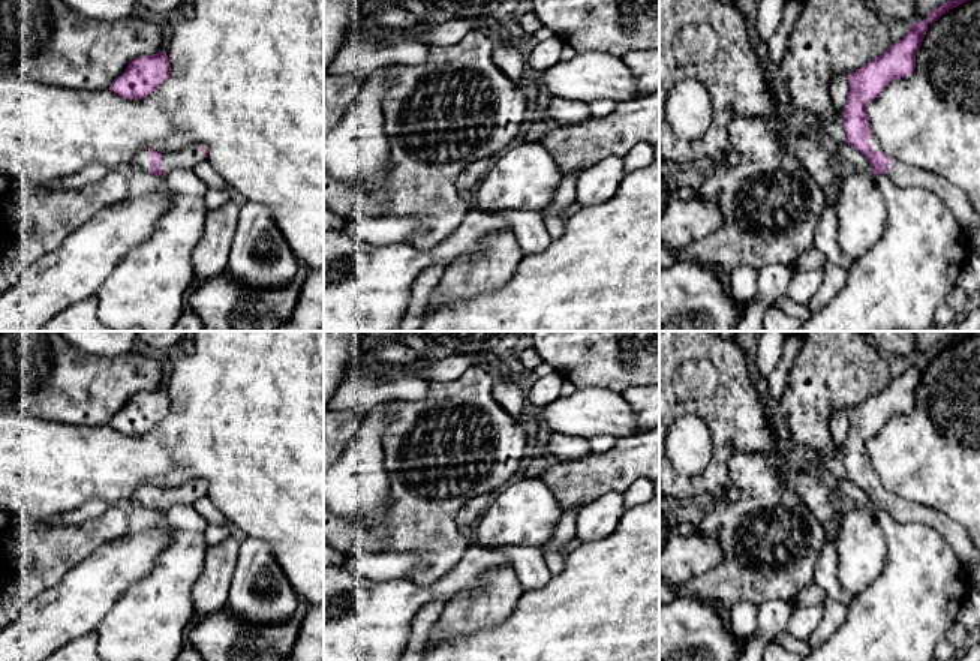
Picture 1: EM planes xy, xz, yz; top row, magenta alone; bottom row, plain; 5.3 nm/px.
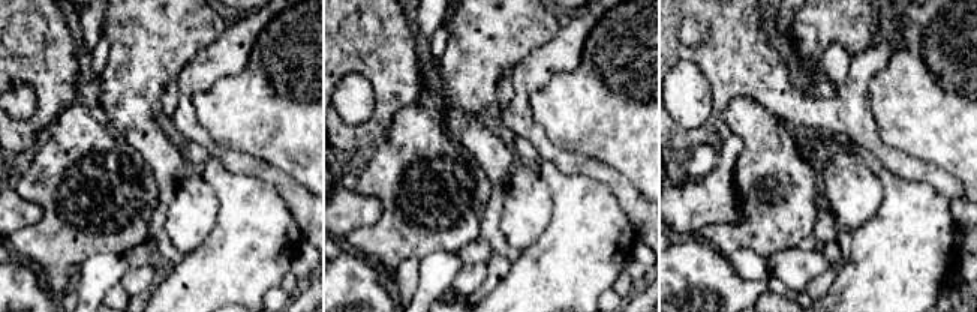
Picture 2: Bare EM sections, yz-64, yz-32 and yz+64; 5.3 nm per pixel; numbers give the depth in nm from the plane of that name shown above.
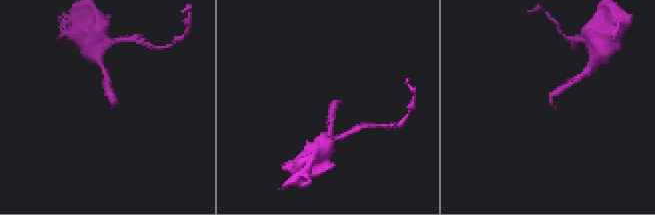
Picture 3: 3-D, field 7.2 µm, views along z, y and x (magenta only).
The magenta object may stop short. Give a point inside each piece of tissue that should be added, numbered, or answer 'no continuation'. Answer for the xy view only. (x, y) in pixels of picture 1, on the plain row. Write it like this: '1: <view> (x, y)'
1: xy (141, 493)

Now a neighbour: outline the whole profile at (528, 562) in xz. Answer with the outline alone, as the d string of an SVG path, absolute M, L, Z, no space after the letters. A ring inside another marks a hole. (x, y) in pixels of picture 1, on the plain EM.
M506 546L502 552L511 559L523 591L542 588L551 579L541 547Z

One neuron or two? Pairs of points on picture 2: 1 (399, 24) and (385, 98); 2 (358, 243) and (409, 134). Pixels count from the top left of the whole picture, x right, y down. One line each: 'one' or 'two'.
1: one
2: one

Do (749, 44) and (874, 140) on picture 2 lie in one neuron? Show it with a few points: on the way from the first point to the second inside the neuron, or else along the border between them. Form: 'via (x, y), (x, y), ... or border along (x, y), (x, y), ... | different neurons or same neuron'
via (772, 78), (806, 113), (839, 114) | same neuron

